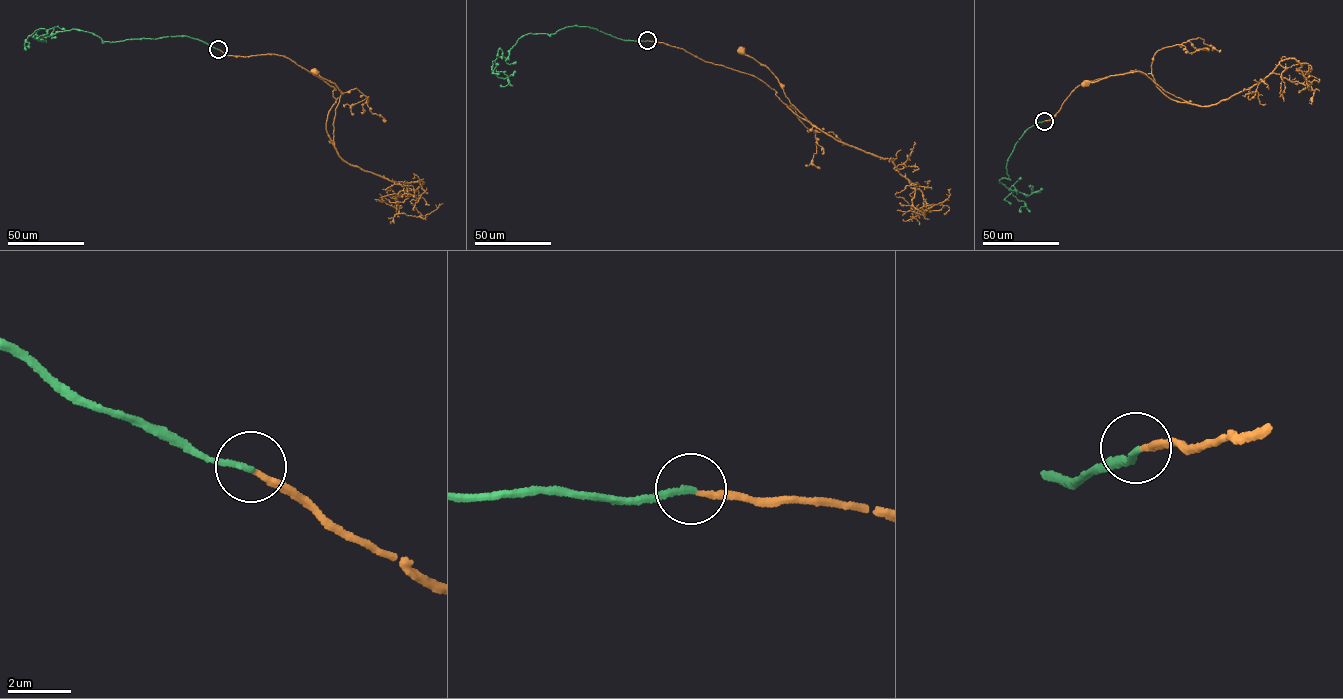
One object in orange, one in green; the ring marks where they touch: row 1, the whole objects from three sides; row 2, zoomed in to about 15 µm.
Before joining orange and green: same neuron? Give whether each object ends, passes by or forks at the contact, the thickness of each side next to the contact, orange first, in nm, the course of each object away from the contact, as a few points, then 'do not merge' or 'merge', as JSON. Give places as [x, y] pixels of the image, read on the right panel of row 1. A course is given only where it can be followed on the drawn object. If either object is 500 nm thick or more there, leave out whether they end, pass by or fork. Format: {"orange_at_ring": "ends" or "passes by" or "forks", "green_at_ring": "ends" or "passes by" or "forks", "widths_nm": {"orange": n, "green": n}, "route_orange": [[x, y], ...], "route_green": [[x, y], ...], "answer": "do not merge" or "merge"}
{"orange_at_ring": "ends", "green_at_ring": "ends", "widths_nm": {"orange": 180, "green": 200}, "route_orange": [[1044, 120], [1051, 119], [1084, 81], [1132, 70], [1151, 74], [1167, 96], [1189, 103], [1140, 71], [1085, 83]], "route_green": [[1044, 121], [1026, 130], [1014, 145], [1006, 167], [1010, 180], [998, 180], [1028, 196], [1029, 186]], "answer": "merge"}

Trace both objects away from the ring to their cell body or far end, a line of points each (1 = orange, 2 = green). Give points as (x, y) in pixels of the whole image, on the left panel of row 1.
1: (218, 49), (238, 56), (287, 57), (334, 87), (336, 100), (325, 124), (334, 145), (342, 93), (315, 71)
2: (218, 49), (184, 35), (102, 43), (91, 32), (72, 29), (54, 34), (51, 28), (33, 36), (56, 37)

